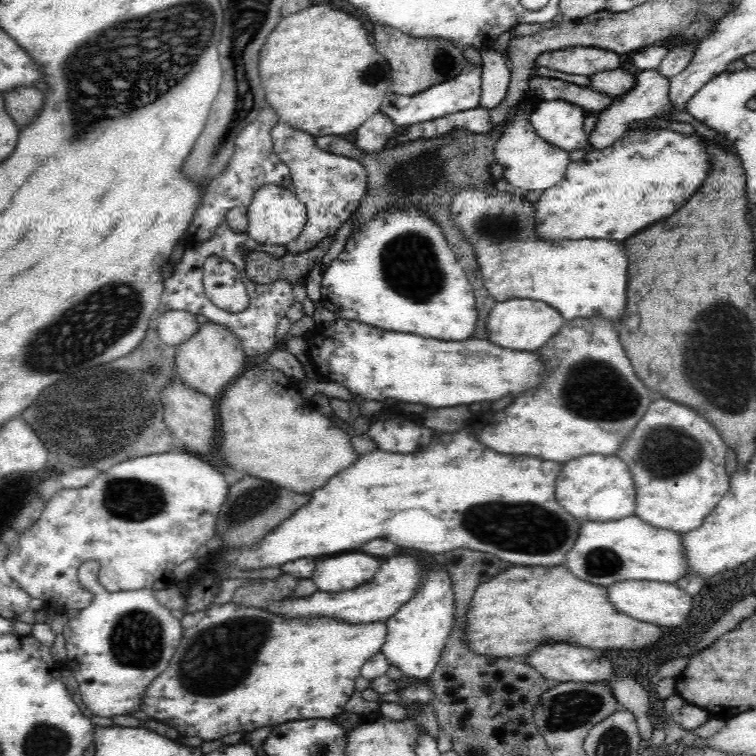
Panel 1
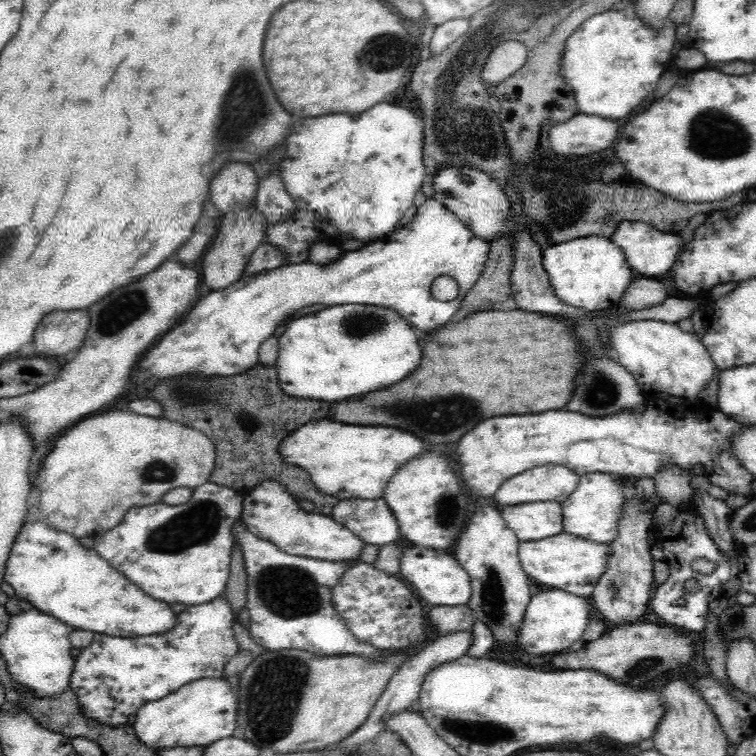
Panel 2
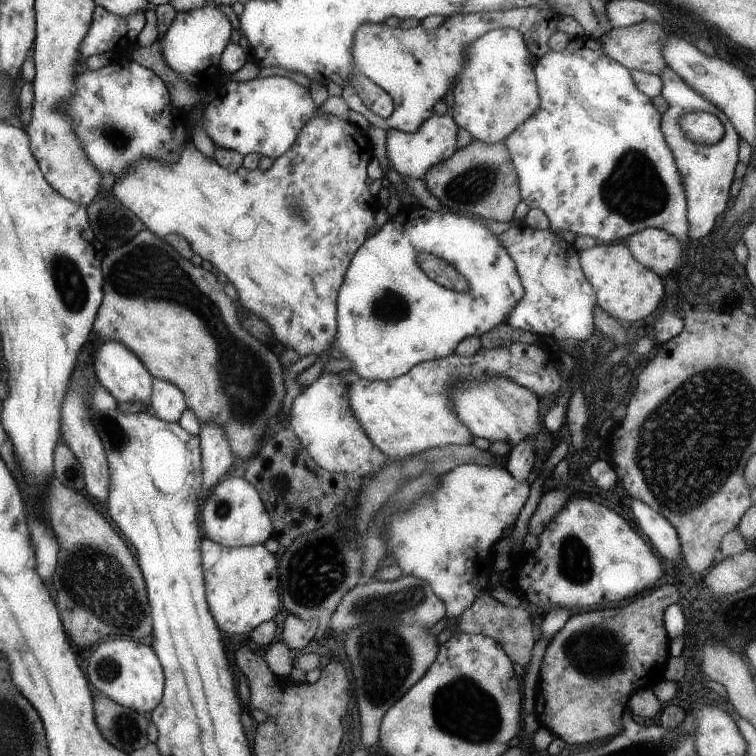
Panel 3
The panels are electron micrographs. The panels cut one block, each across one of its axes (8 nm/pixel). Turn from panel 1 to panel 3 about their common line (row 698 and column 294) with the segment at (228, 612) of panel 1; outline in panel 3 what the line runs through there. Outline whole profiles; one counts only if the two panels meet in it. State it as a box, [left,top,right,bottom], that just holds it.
[109,114,379,356]

